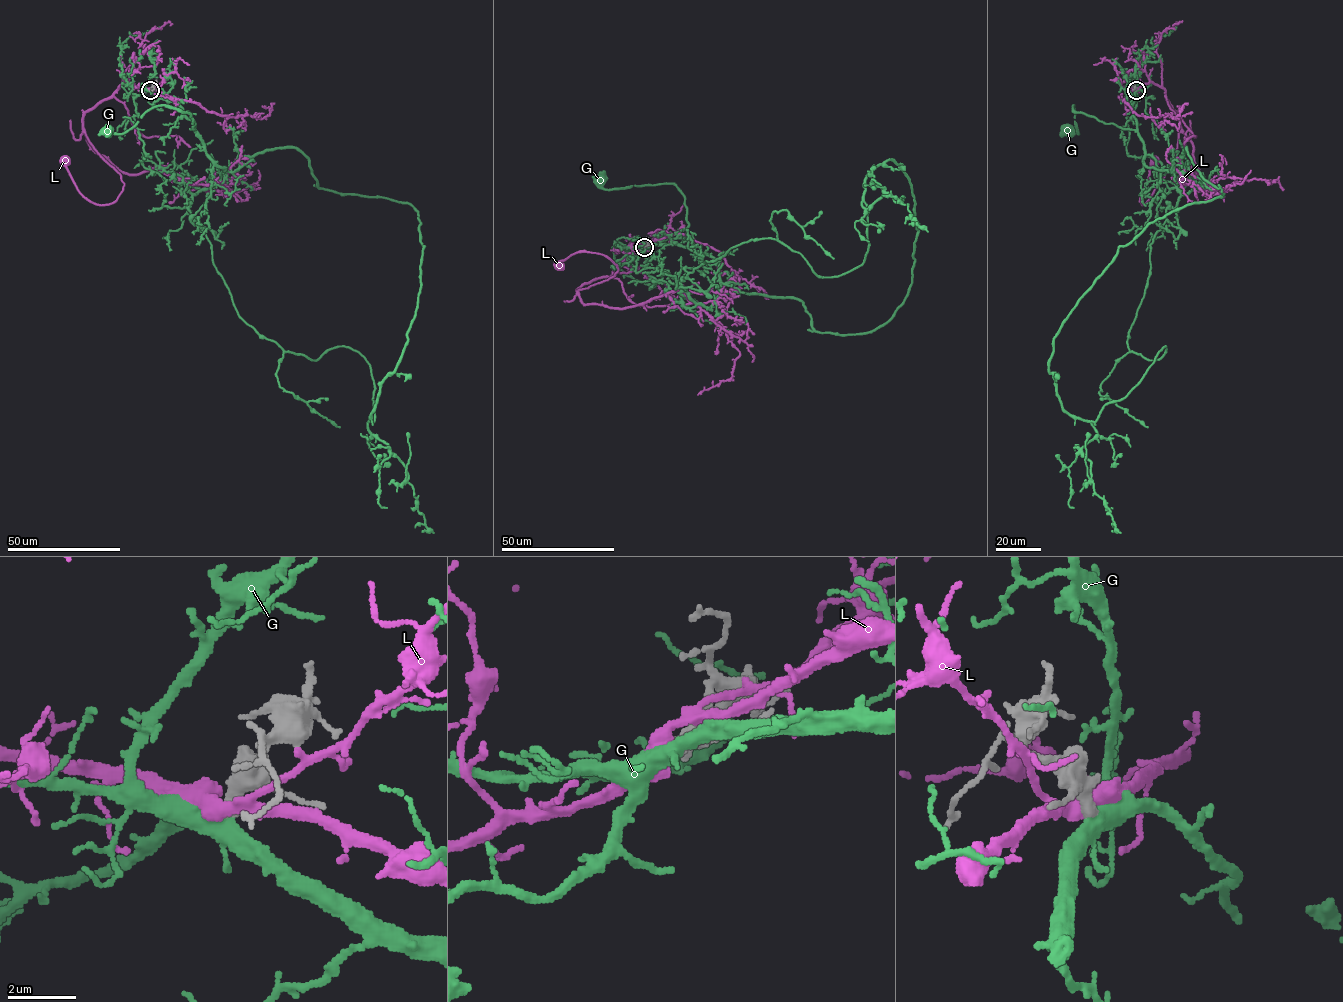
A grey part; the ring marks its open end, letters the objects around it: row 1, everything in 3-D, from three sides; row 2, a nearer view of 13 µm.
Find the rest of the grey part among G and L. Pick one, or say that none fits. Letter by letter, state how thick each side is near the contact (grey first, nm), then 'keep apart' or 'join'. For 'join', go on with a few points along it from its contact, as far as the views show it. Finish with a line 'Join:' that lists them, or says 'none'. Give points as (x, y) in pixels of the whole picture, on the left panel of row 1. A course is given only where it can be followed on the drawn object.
G: calibres 460 and 440 nm; join; course (150, 90), (178, 105), (193, 123), (194, 130), (188, 113), (157, 105), (121, 134), (108, 131)
L: calibres 460 and 440 nm; keep apart
Join: G

